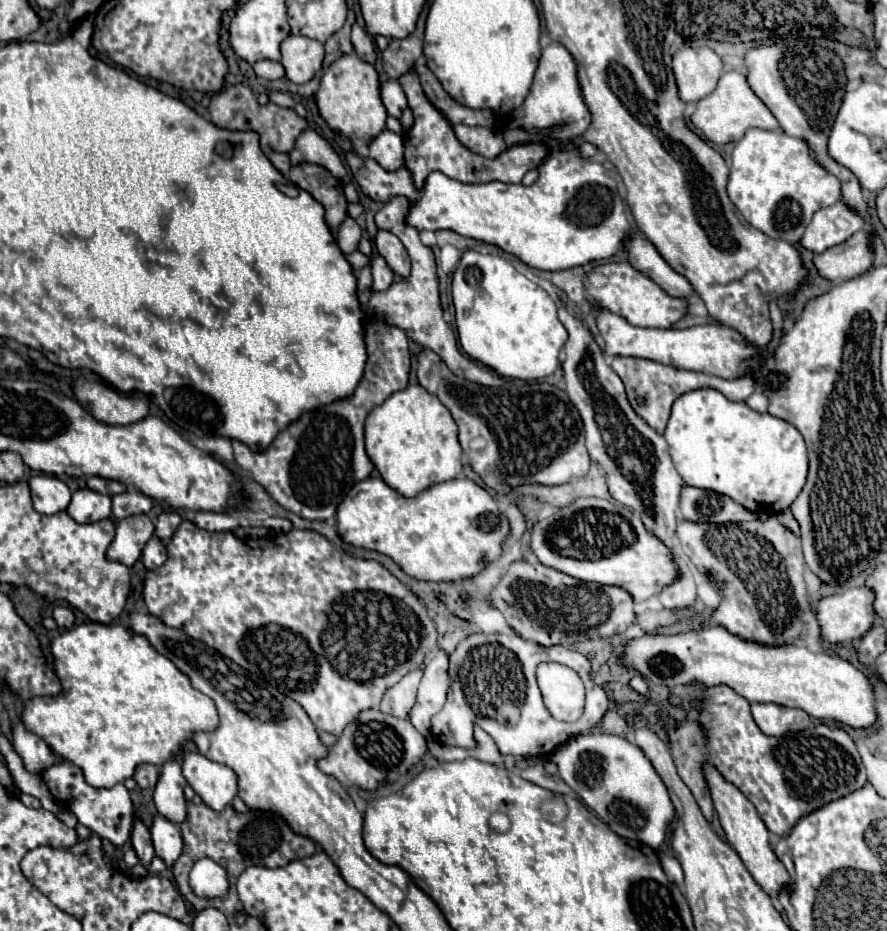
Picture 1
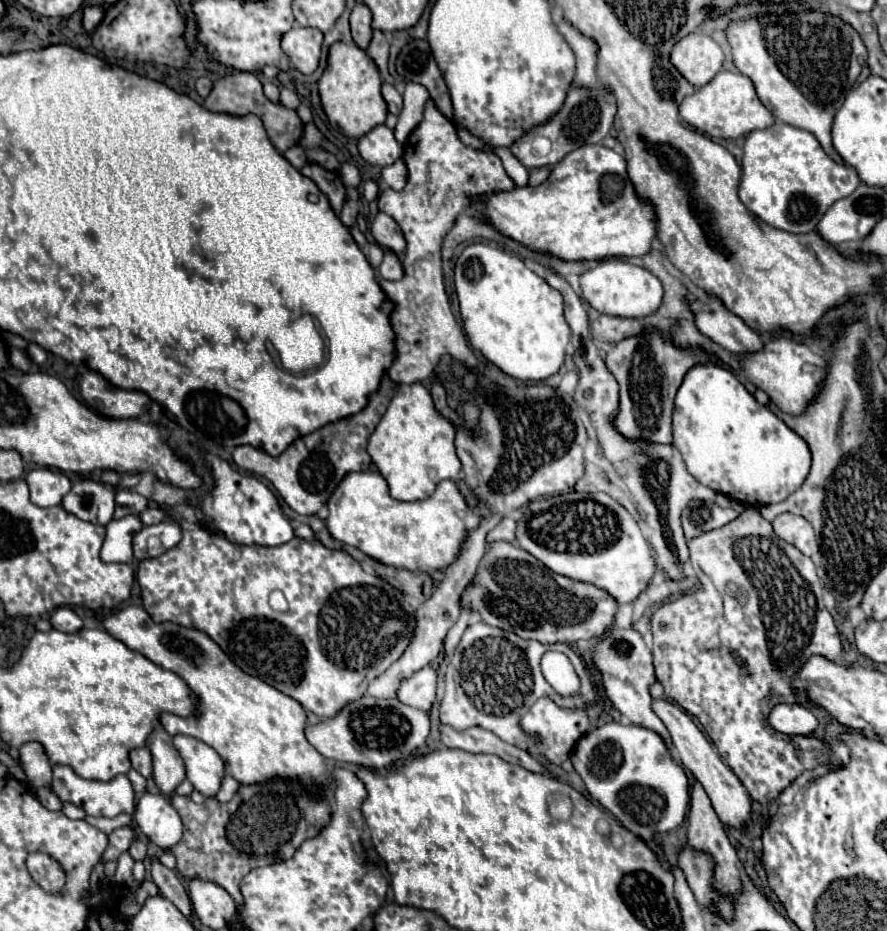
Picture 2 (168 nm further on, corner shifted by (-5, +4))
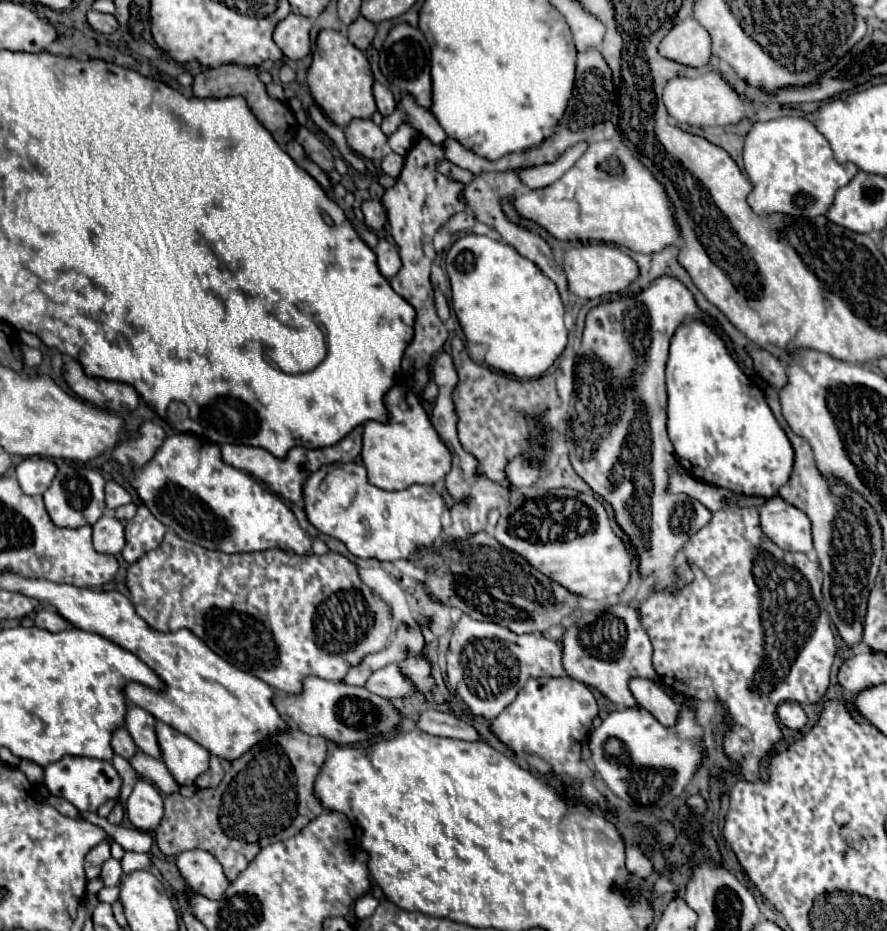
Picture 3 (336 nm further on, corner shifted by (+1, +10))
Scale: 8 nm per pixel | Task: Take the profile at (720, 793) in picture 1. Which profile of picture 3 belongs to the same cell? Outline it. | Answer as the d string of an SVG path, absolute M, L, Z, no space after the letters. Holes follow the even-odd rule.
M634 677L630 679L630 691L638 705L650 711L658 721L662 721L662 725L674 725L674 719L678 717L678 705L658 683Z

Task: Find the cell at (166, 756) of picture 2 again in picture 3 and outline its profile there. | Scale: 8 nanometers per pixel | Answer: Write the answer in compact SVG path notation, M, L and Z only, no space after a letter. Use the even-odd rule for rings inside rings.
M130 705L126 711L126 717L124 717L124 725L126 725L128 733L132 735L136 747L140 751L144 751L146 755L160 757L158 741L154 737L154 723L156 723L156 719L146 709L136 707L136 705Z

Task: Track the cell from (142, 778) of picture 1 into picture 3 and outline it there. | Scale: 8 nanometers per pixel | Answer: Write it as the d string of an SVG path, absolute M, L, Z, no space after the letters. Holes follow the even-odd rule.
M118 727L114 733L112 733L112 749L116 755L124 757L124 759L130 759L134 753L136 753L136 745L134 745L134 739L130 737L130 733L124 729L124 727Z

